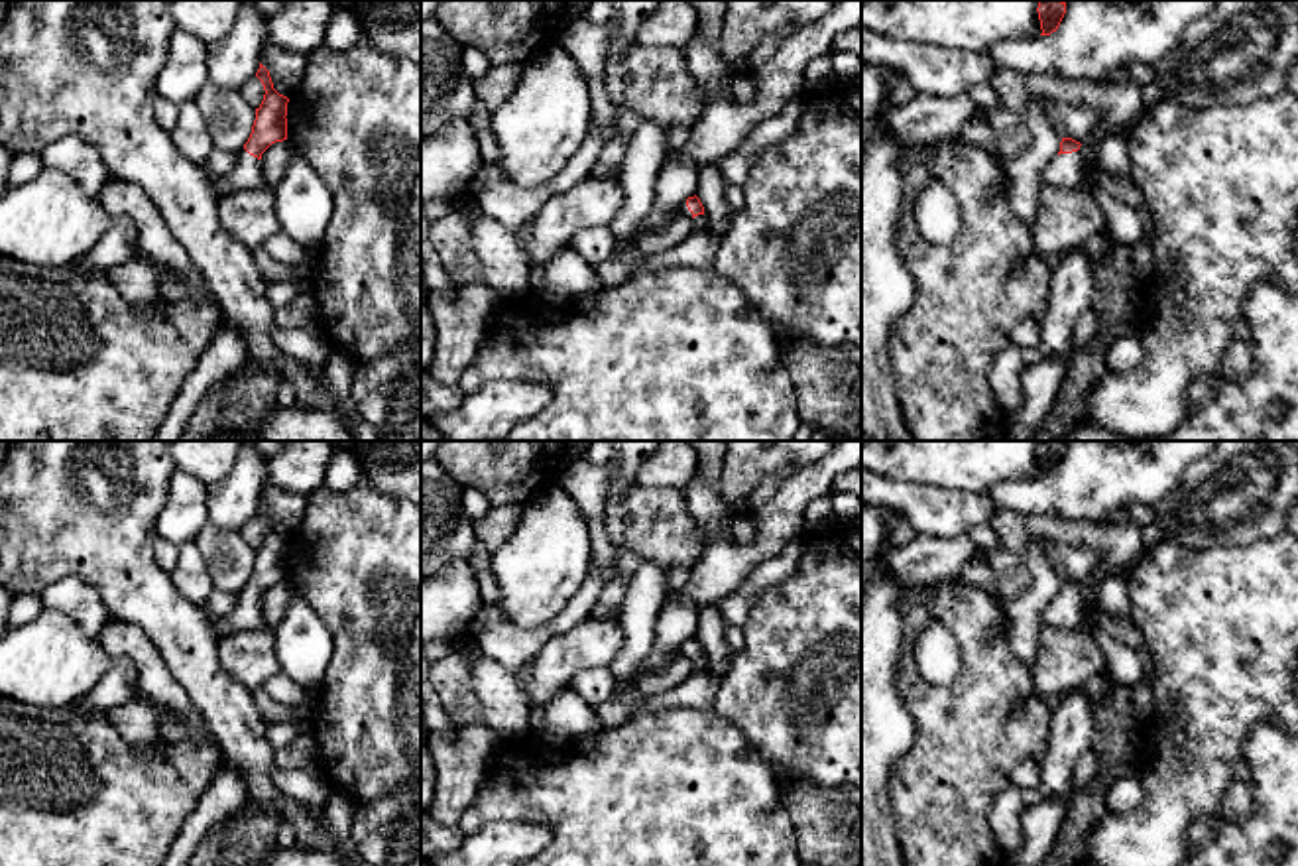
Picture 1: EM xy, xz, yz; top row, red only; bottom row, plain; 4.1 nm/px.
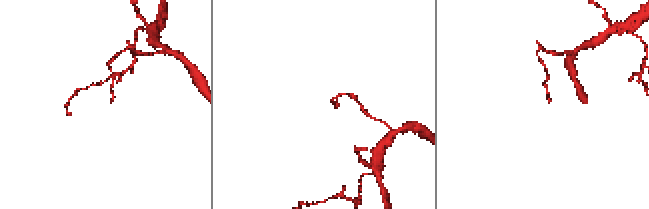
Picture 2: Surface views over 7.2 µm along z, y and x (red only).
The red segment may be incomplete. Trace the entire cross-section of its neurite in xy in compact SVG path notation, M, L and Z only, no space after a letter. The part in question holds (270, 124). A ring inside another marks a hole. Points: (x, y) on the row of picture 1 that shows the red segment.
M260 63L256 77L264 85L264 100L256 108L252 134L238 152L232 171L222 177L208 177L218 195L226 195L250 187L266 187L262 154L275 142L287 140L287 102L289 98L273 89L269 71Z

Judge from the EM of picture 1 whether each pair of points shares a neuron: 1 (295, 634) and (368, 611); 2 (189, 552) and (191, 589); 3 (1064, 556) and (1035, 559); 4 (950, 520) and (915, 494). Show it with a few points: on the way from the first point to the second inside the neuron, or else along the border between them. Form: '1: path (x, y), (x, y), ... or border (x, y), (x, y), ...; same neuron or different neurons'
1: border (295, 585), (331, 638), (331, 660), (325, 670); different neurons
2: path (191, 561), (191, 579); same neuron
3: border (1043, 540), (1043, 552), (1061, 579); different neurons
4: path (943, 512), (931, 510), (923, 502); same neuron

